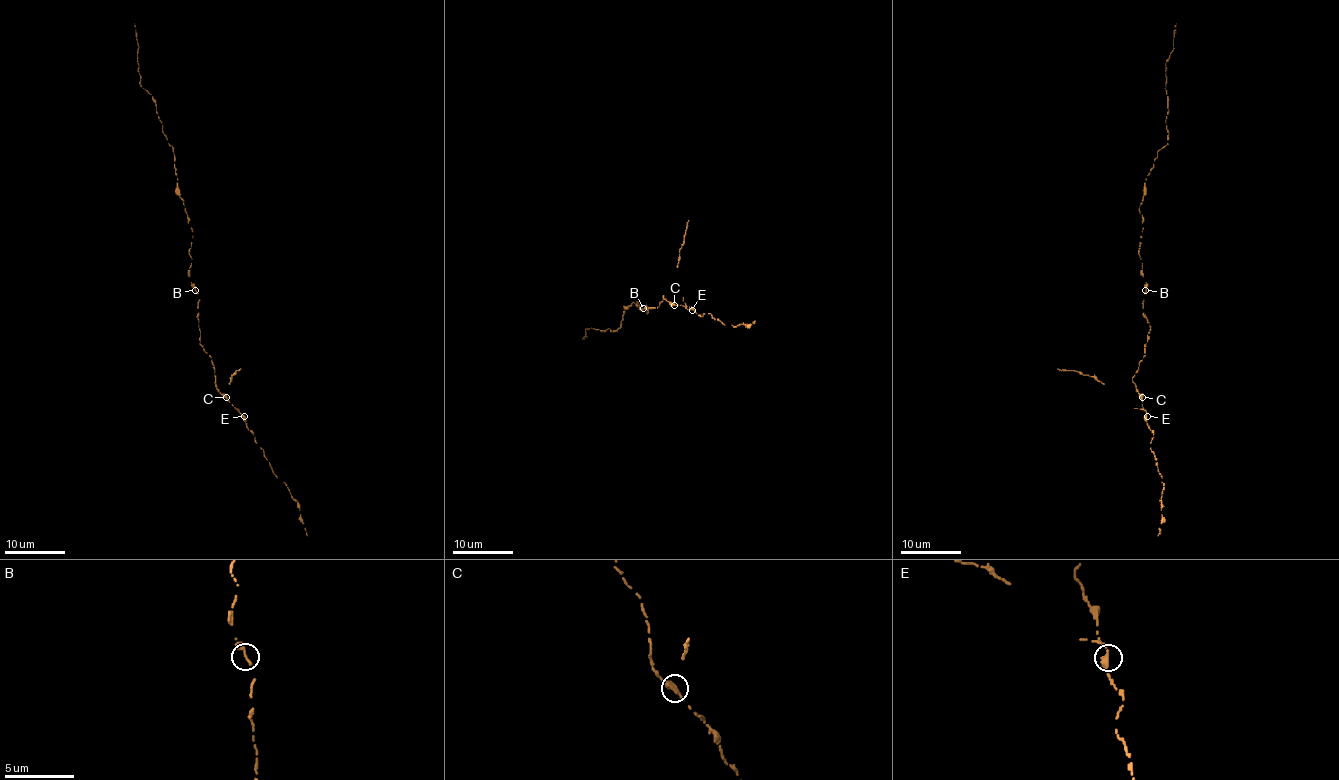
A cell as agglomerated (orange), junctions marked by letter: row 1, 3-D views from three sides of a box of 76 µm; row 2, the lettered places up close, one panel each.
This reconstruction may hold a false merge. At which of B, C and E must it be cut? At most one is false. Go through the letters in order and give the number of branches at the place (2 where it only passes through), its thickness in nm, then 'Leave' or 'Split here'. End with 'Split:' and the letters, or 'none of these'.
B: Branches: 1. Thickness 320 nm. Leave
C: Branches: 1. Thickness 480 nm. Leave
E: Branches: 2. Thickness 320 nm. Leave
Split: none of these

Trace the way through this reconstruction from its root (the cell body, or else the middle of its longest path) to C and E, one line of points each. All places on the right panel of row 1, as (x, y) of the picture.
C: (1145, 290), (1142, 314), (1150, 325), (1150, 331), (1144, 357), (1132, 378), (1142, 396)
E: (1145, 290), (1142, 314), (1150, 325), (1150, 331), (1144, 357), (1132, 381), (1147, 416)

